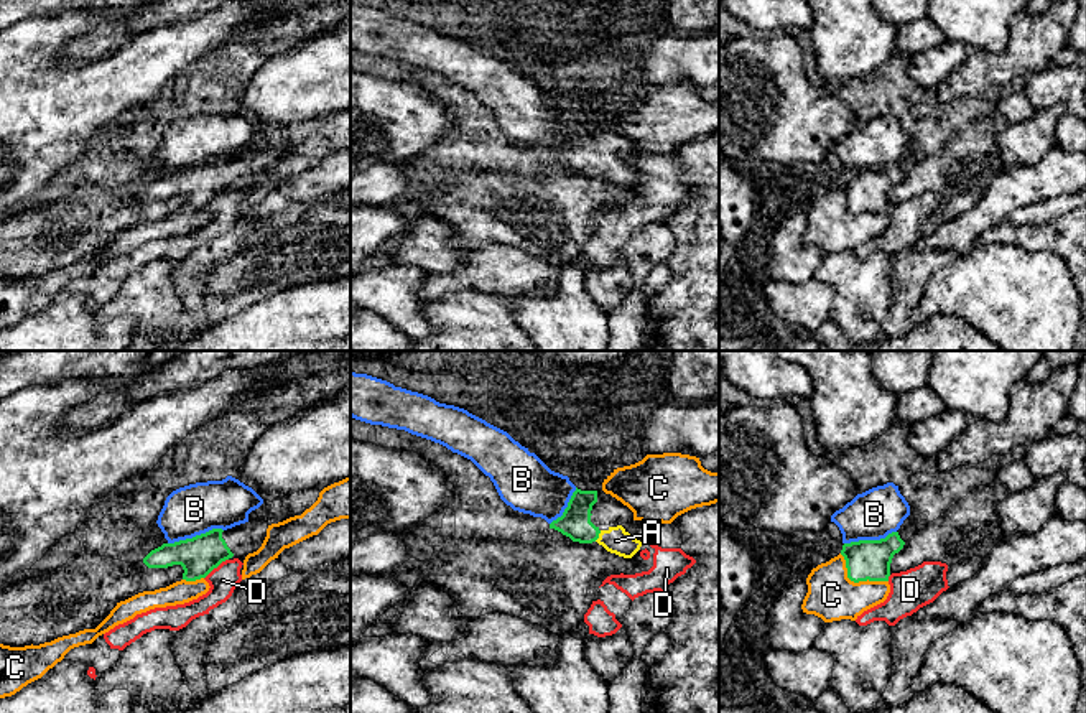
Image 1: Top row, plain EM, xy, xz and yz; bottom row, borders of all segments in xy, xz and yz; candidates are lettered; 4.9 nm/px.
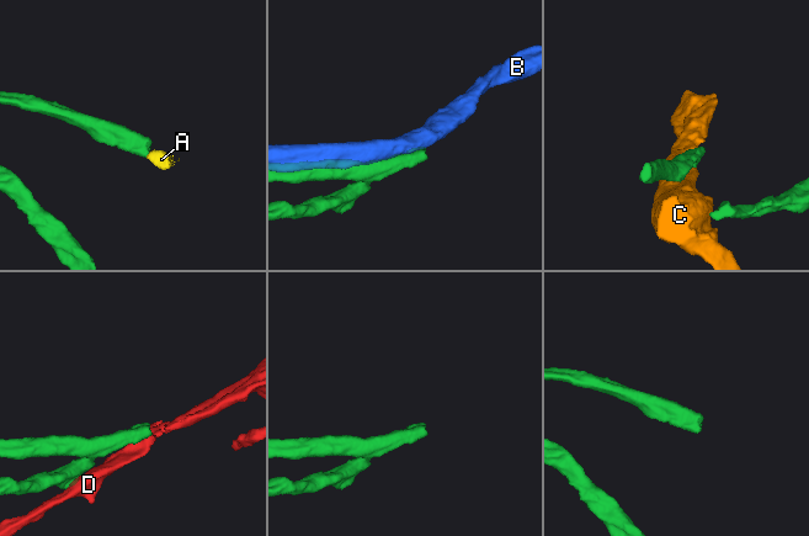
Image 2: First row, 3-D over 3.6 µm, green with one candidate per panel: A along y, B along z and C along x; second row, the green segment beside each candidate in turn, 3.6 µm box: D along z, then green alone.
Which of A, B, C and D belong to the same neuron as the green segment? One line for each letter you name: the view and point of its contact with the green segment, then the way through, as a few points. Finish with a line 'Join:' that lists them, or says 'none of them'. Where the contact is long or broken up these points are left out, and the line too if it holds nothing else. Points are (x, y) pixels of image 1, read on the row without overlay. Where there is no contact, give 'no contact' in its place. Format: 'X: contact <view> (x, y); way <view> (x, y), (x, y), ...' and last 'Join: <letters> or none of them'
A: contact xz (598, 167); way xz (575, 153), (583, 162), (598, 167), (616, 172)
Join: A

